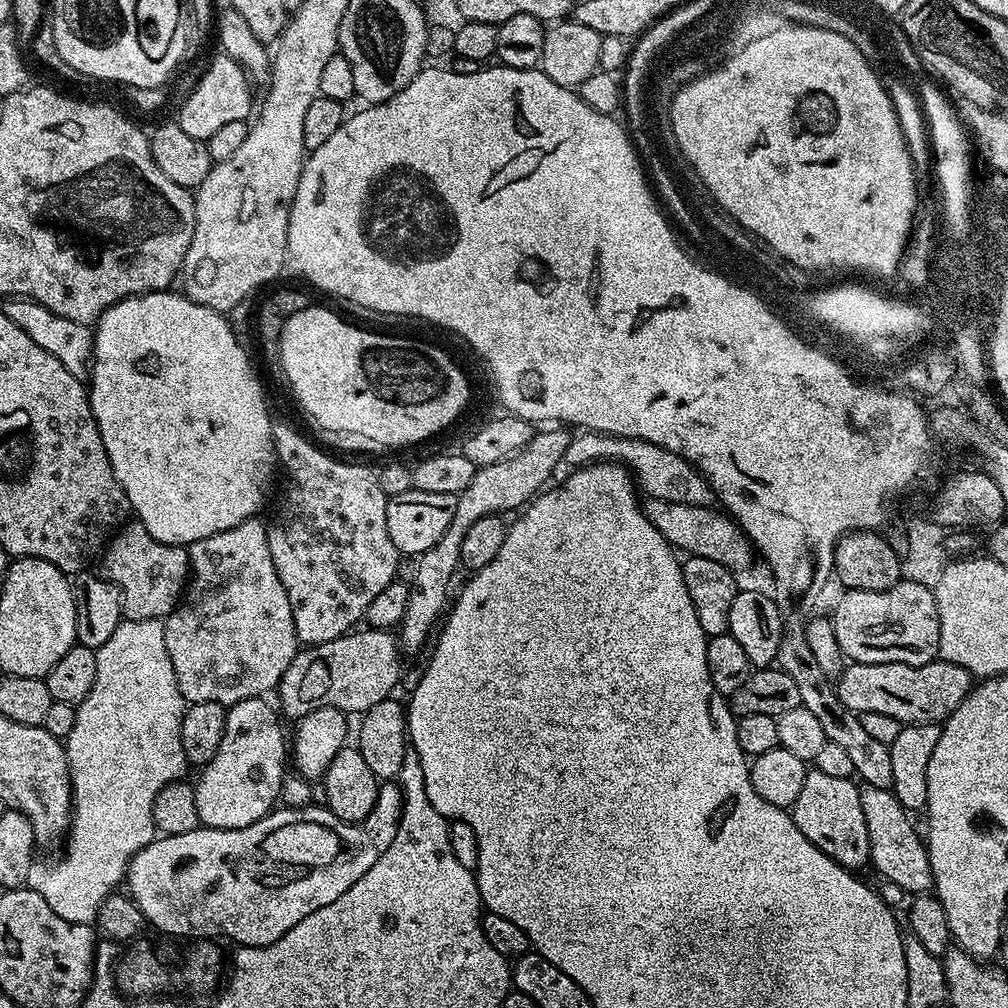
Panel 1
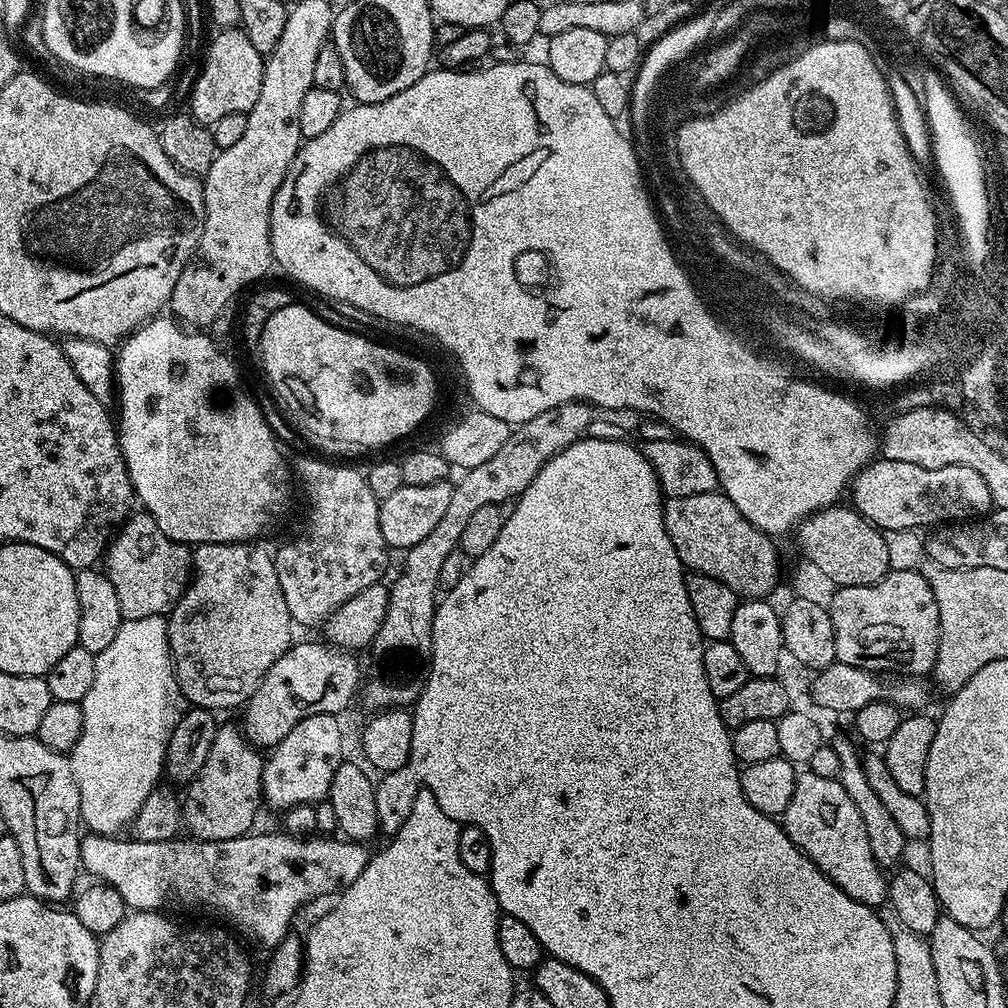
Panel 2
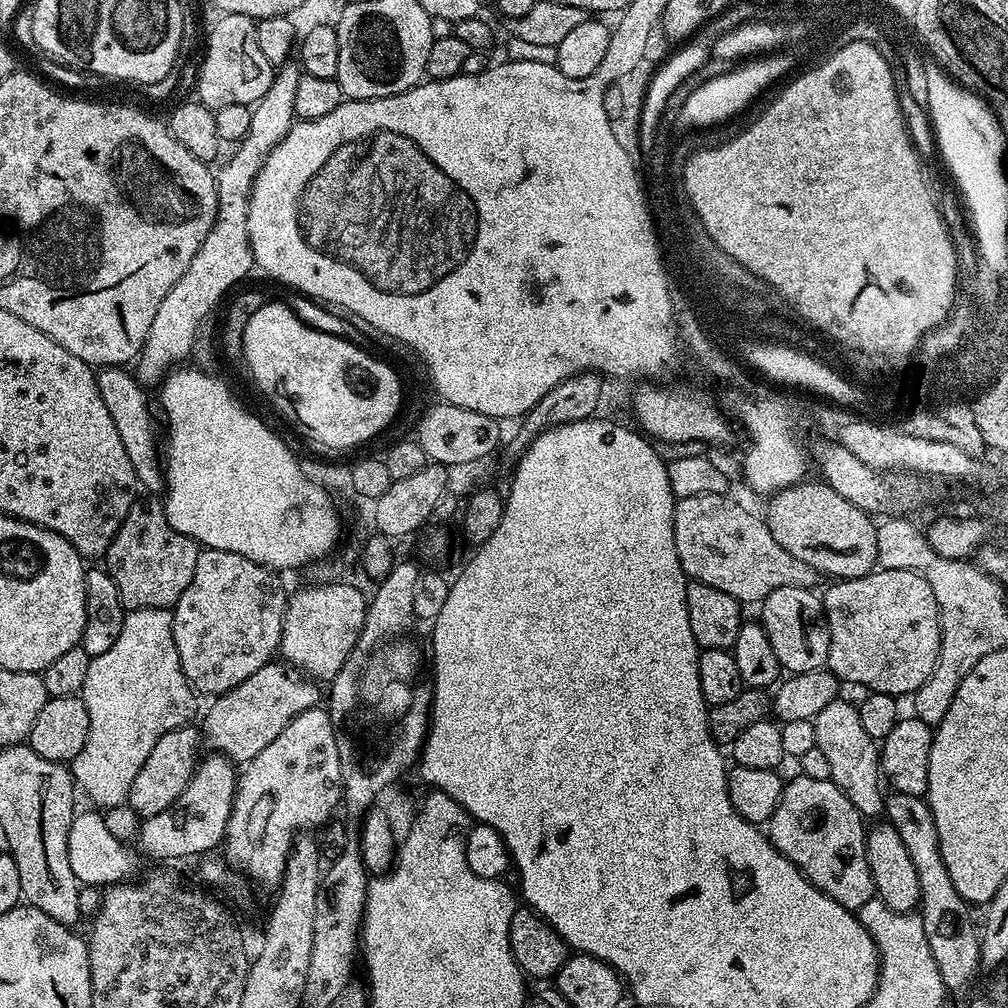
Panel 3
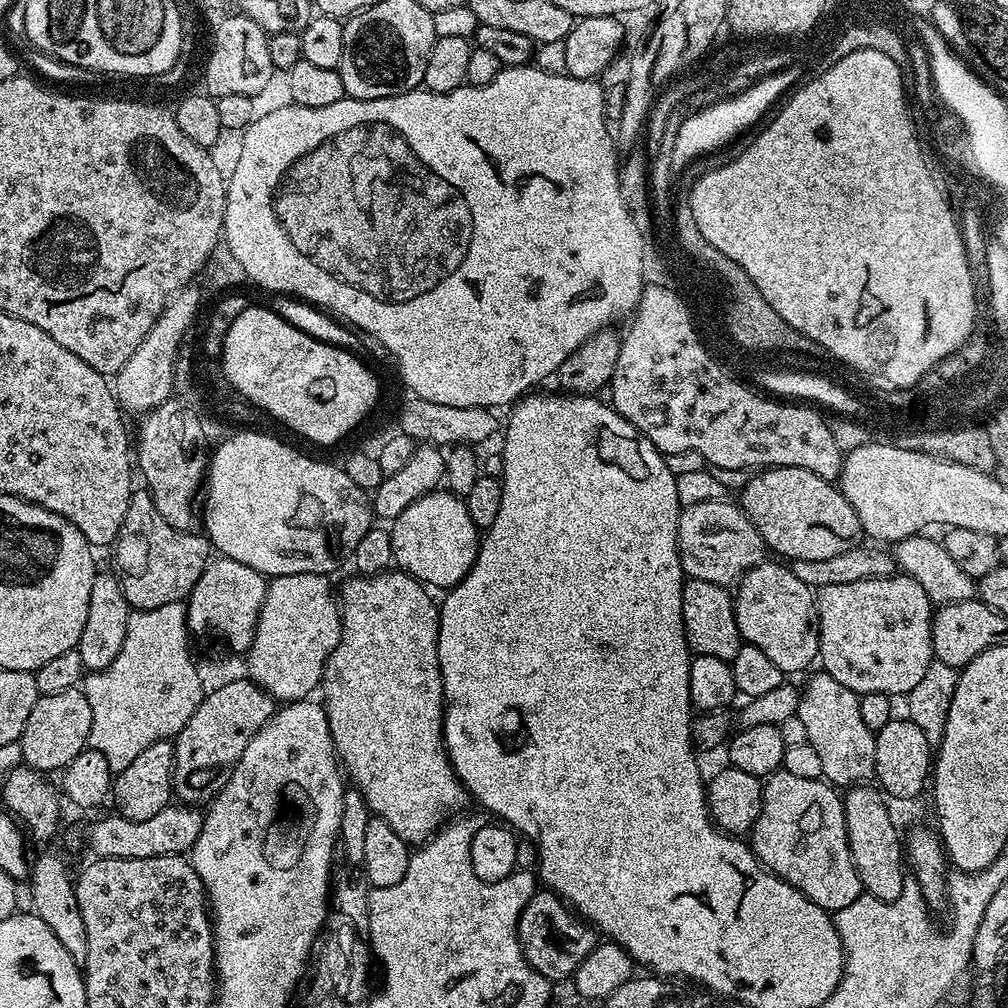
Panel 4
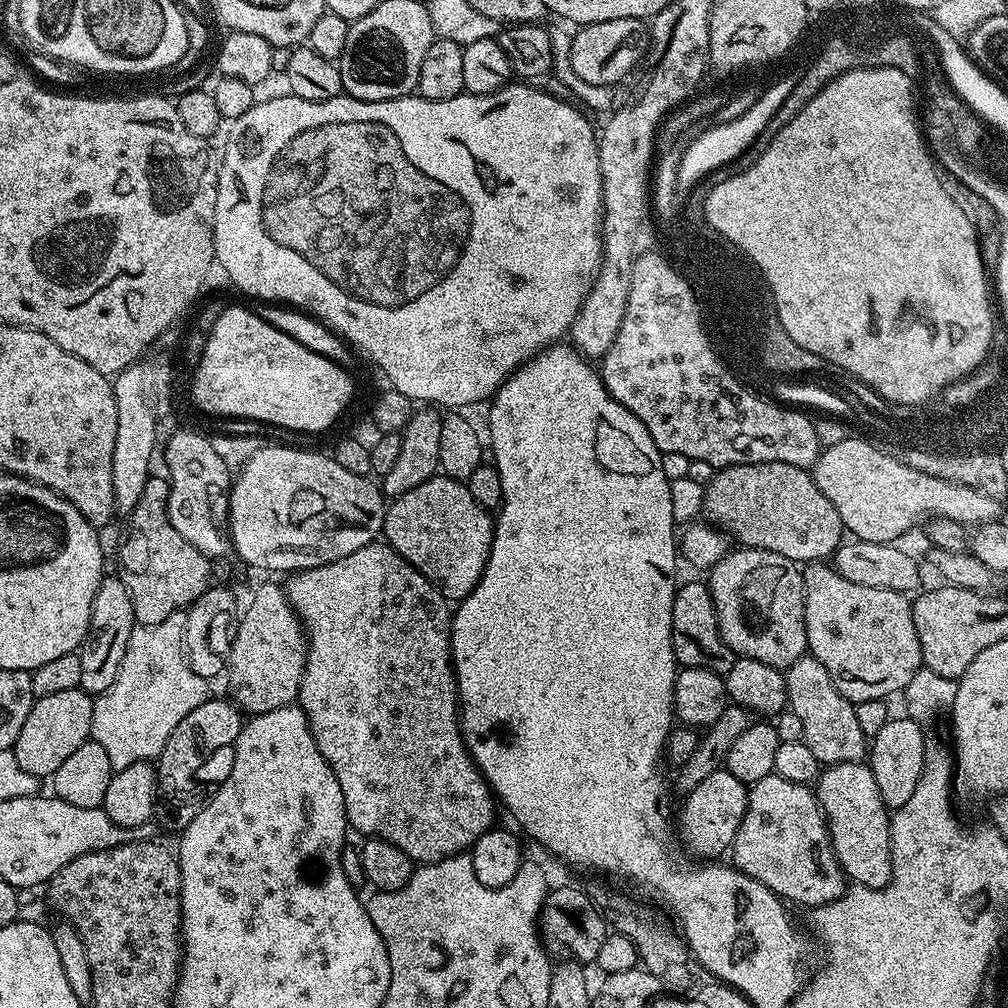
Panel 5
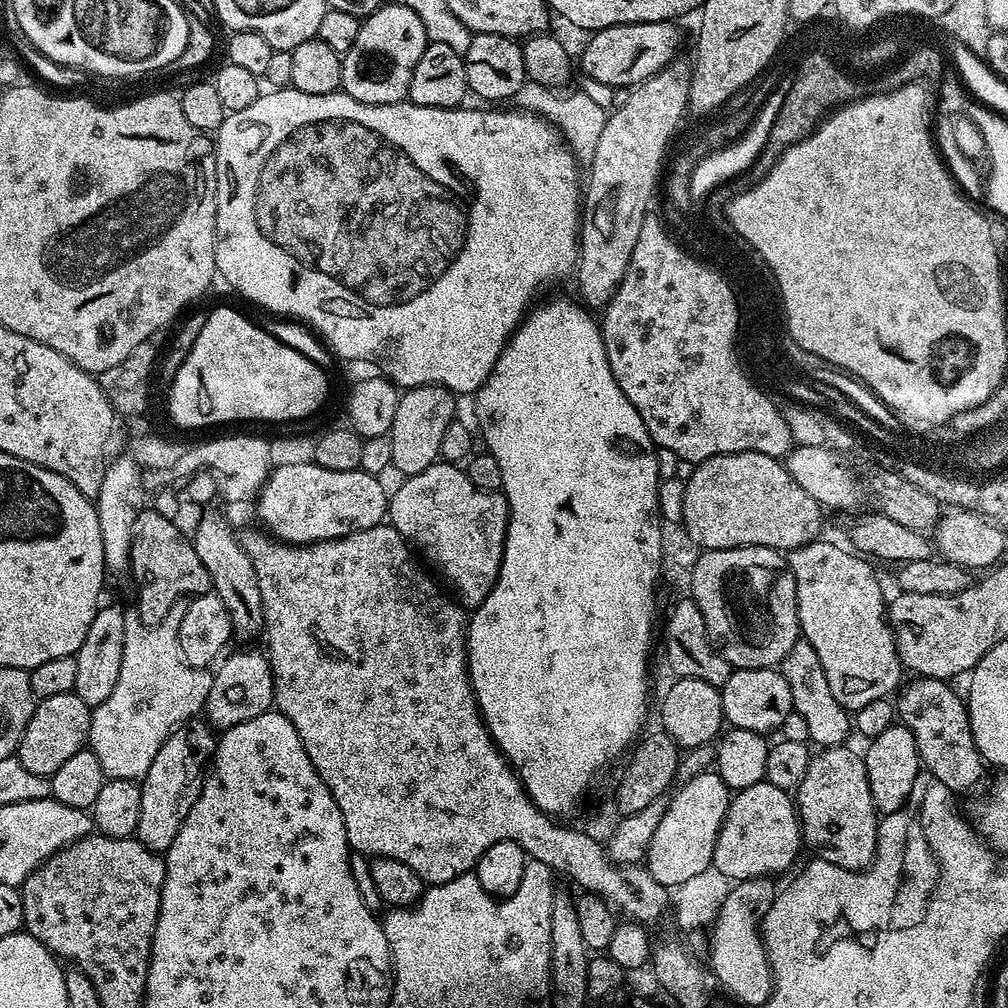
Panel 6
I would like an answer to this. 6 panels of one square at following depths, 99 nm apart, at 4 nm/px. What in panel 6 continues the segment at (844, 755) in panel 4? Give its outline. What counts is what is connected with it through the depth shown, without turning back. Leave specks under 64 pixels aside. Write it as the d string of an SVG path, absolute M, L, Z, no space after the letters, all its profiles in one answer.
M803 638L790 646L790 654L778 666L779 672L786 678L786 686L790 686L790 698L792 699L792 711L802 714L806 727L810 729L809 741L821 749L838 748L845 743L844 740L854 728L850 719L849 709L843 708L834 698L830 690L830 682L826 682L826 670L822 670L822 662L818 653L810 642Z

